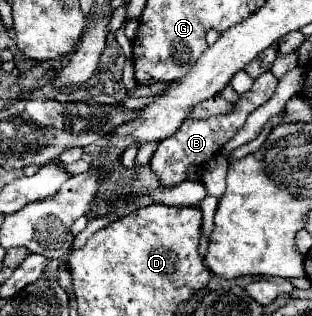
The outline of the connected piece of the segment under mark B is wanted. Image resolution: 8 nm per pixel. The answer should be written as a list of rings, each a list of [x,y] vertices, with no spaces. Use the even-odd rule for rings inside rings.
[[[264,72],[252,86],[250,92],[242,94],[238,104],[234,106],[234,110],[230,114],[224,114],[224,116],[212,116],[212,118],[206,118],[206,120],[194,120],[194,118],[188,118],[174,136],[170,136],[168,140],[162,140],[156,148],[156,152],[152,154],[152,160],[150,160],[150,170],[158,176],[158,182],[160,182],[160,188],[172,188],[180,182],[186,180],[186,172],[188,172],[188,166],[204,166],[208,164],[216,154],[218,150],[242,128],[242,124],[246,122],[248,114],[254,112],[258,106],[262,106],[266,100],[270,100],[270,96],[274,94],[276,90],[276,76],[272,72]]]

